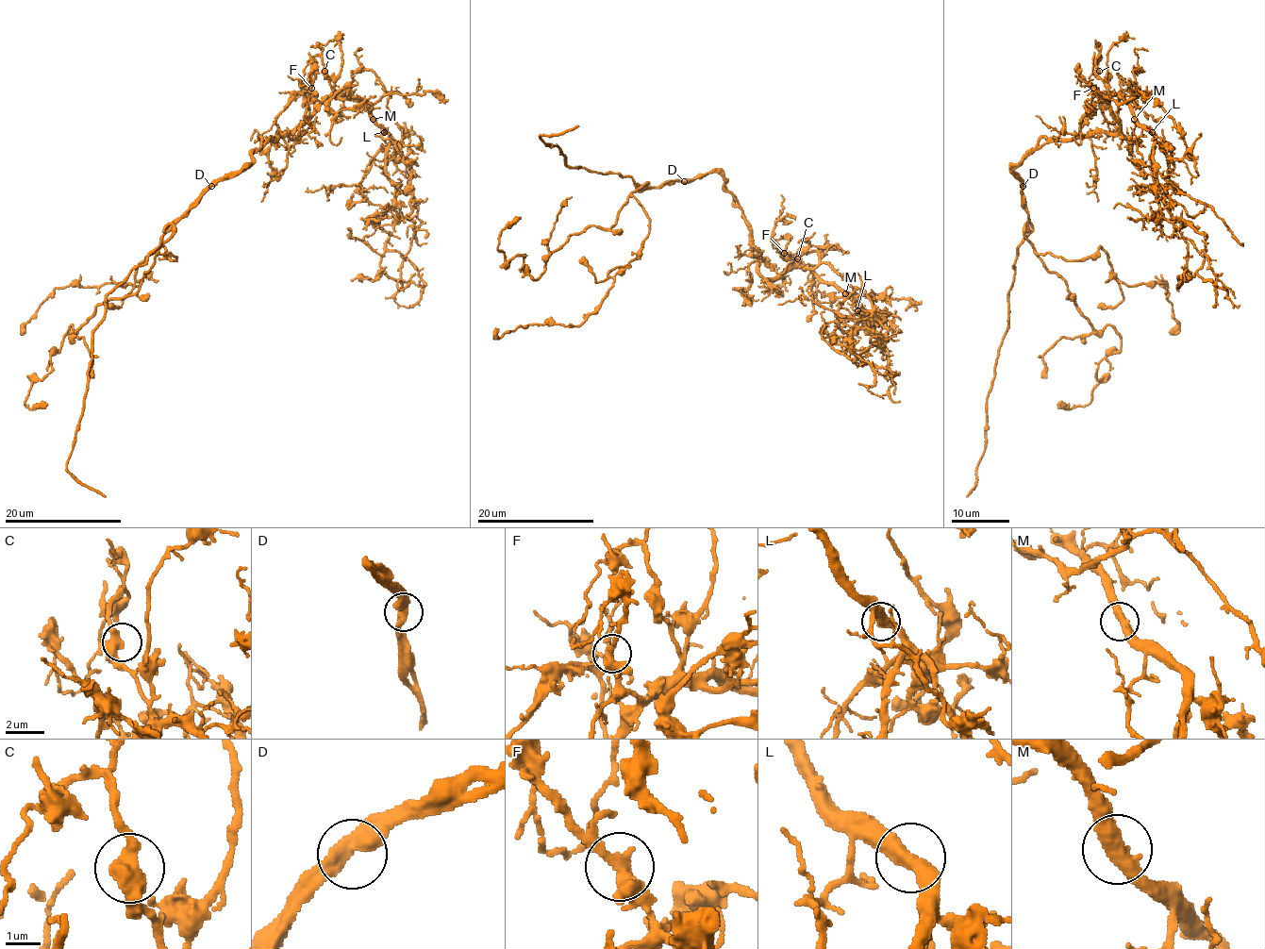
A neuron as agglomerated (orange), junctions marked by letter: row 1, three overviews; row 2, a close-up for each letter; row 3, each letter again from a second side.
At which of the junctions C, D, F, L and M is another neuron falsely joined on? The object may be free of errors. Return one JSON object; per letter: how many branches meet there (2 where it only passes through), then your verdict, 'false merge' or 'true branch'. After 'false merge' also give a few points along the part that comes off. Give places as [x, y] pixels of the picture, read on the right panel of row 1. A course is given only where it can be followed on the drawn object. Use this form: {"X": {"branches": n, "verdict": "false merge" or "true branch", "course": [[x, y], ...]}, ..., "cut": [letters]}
{"C": {"branches": 2, "verdict": "true branch"}, "D": {"branches": 2, "verdict": "true branch"}, "F": {"branches": 2, "verdict": "true branch"}, "L": {"branches": 2, "verdict": "true branch"}, "M": {"branches": 2, "verdict": "true branch"}, "cut": []}

